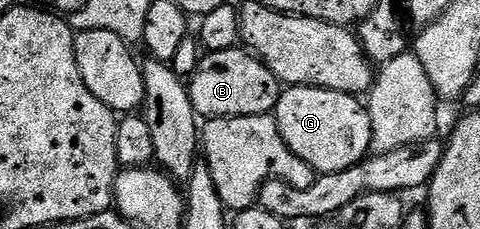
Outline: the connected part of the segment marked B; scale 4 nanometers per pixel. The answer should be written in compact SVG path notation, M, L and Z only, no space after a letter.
M242 46L212 51L199 60L199 68L189 77L189 90L196 116L208 119L270 115L279 104L281 84L259 56Z

